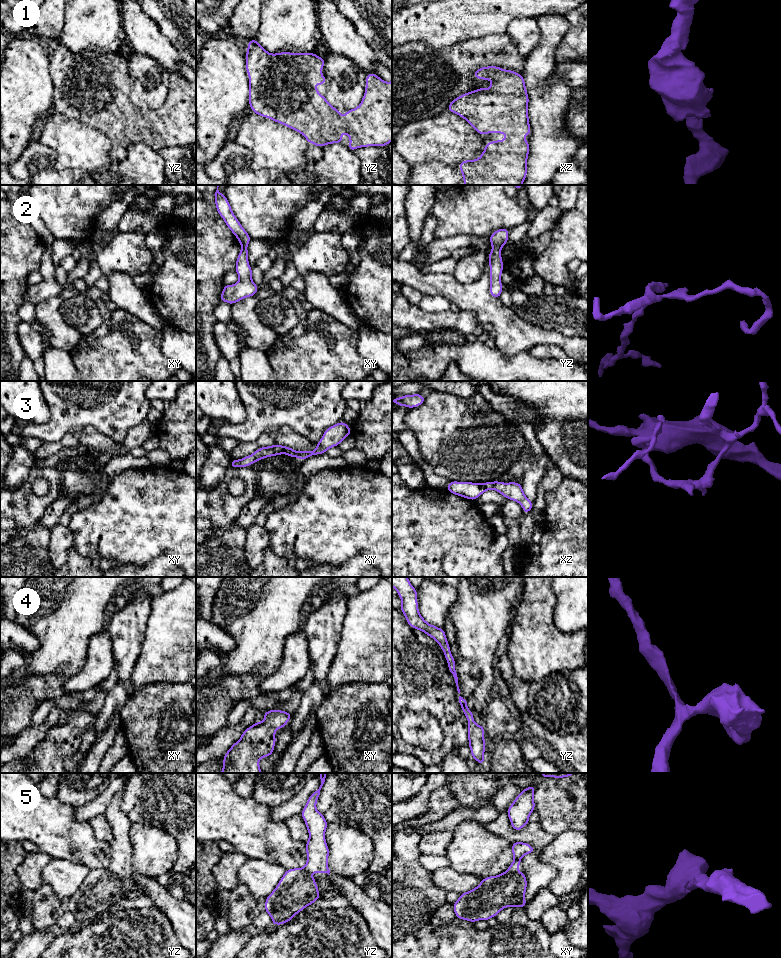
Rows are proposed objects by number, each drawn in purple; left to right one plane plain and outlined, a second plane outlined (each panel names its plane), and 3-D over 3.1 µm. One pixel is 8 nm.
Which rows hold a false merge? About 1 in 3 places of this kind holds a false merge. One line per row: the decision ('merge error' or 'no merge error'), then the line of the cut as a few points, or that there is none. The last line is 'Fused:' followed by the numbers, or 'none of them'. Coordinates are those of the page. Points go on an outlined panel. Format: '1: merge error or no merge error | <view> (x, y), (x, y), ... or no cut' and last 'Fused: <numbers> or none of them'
1: no merge error | no cut
2: merge error | yz (493, 246), (500, 248)
3: merge error | xz (493, 482), (491, 488)
4: no merge error | no cut
5: no merge error | no cut
Fused: 2, 3

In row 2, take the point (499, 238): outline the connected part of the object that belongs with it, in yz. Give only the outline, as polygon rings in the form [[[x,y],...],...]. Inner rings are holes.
[[[498,229],[489,237],[491,246],[502,248],[508,240],[509,229]]]

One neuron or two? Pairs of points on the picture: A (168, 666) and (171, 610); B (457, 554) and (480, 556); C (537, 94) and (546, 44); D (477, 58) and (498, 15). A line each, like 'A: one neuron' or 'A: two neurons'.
A: one neuron
B: one neuron
C: one neuron
D: two neurons

